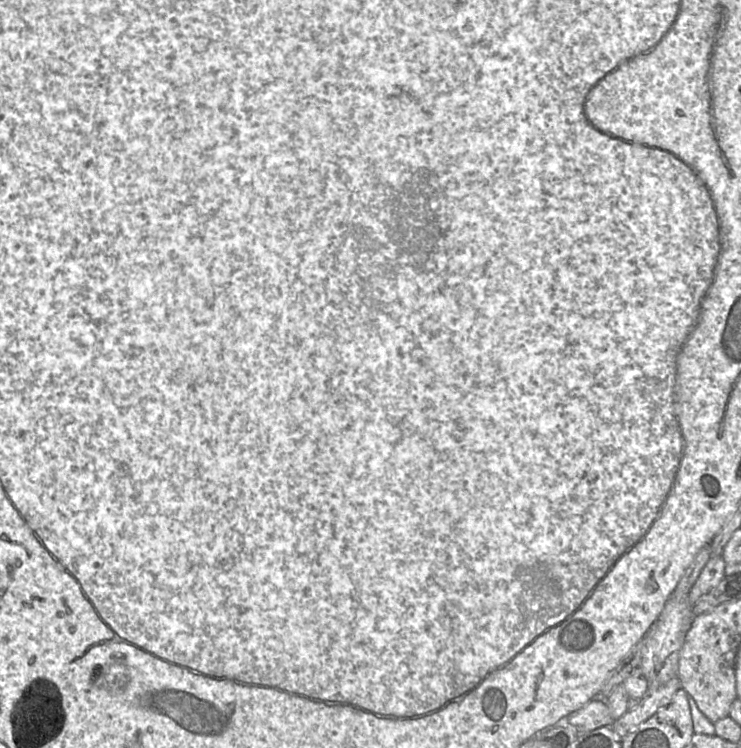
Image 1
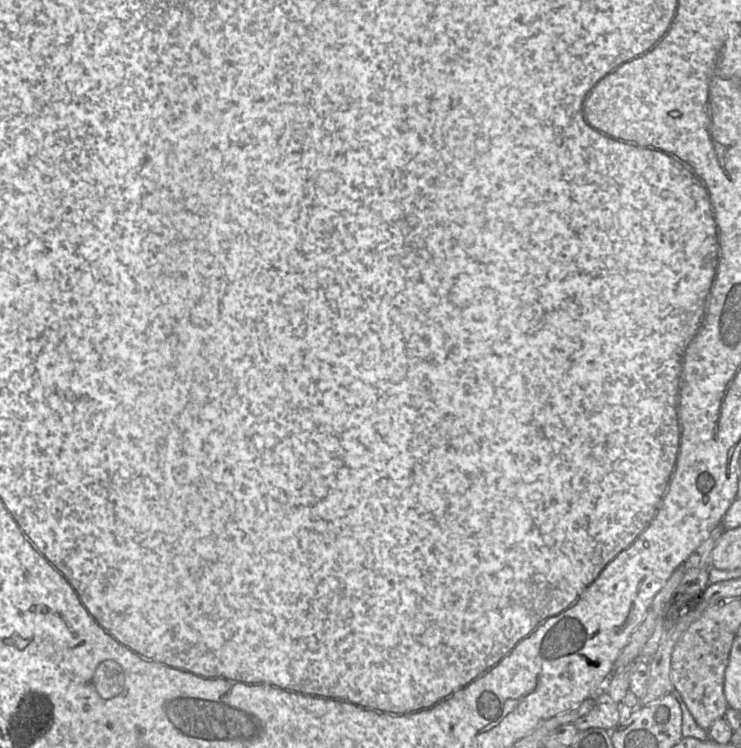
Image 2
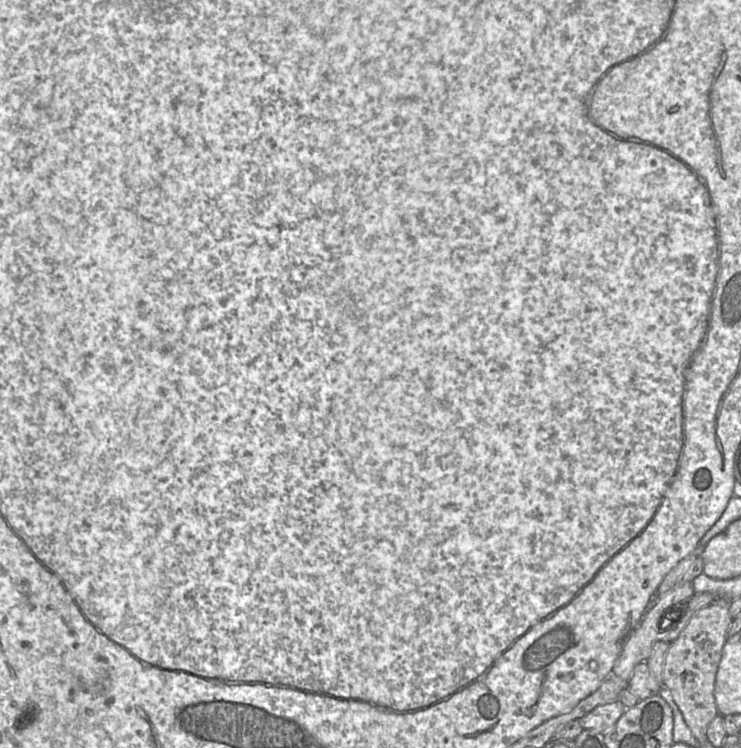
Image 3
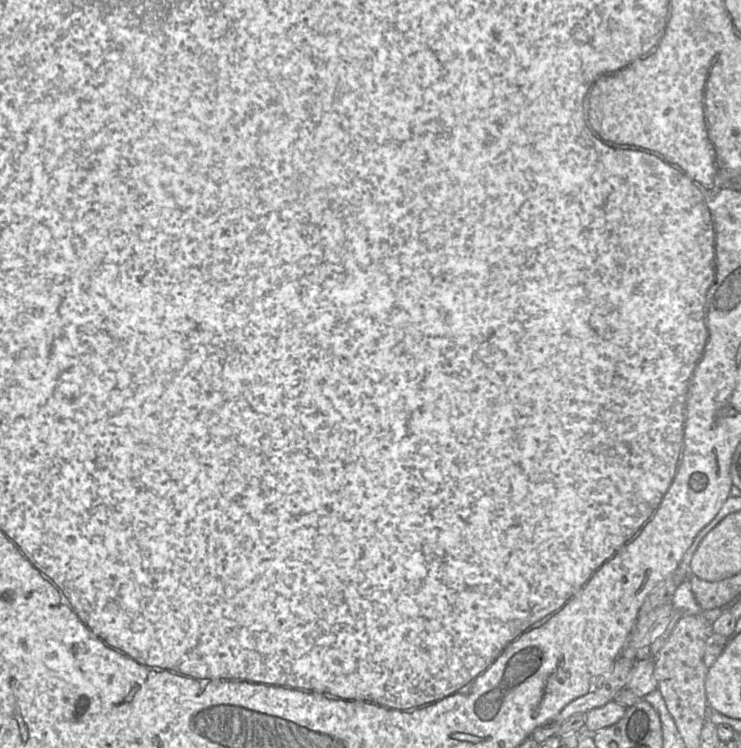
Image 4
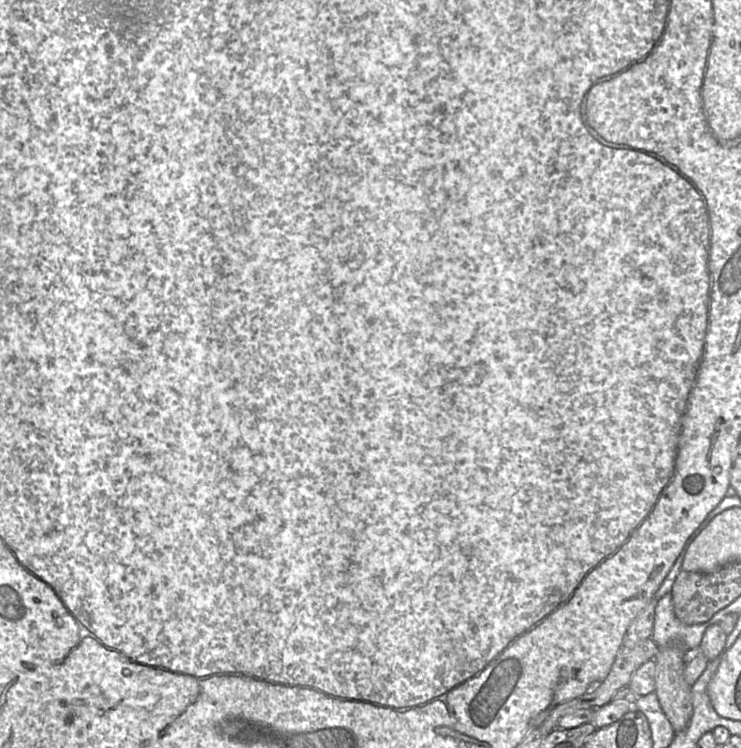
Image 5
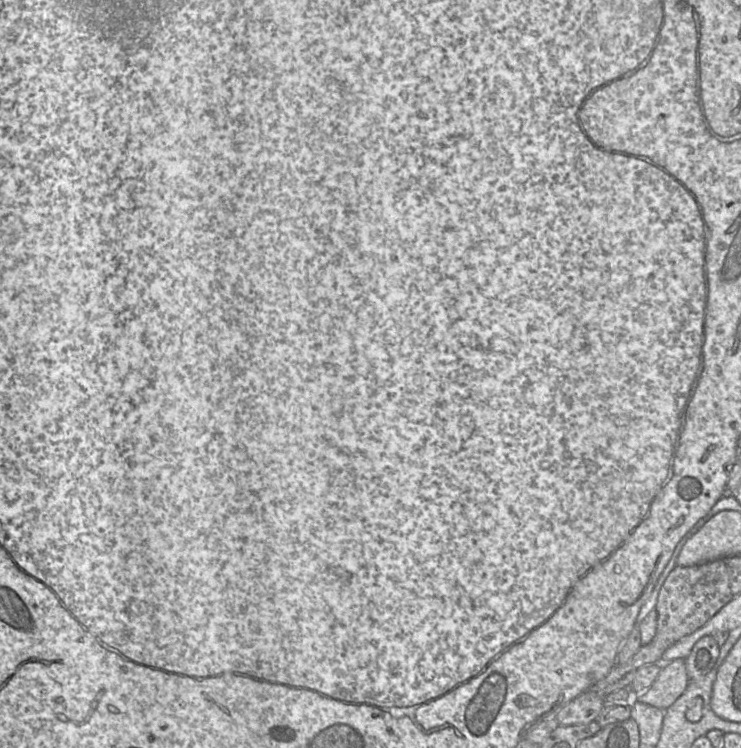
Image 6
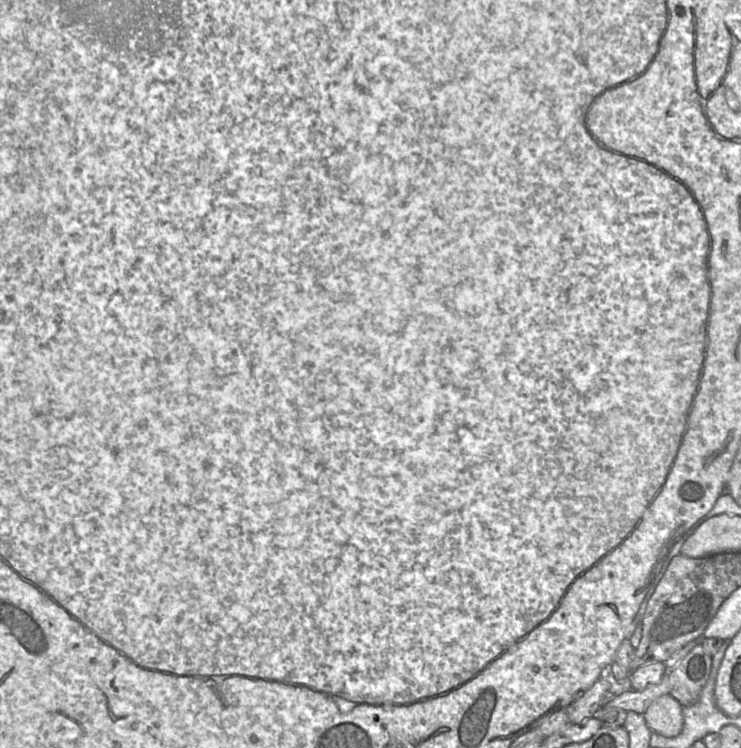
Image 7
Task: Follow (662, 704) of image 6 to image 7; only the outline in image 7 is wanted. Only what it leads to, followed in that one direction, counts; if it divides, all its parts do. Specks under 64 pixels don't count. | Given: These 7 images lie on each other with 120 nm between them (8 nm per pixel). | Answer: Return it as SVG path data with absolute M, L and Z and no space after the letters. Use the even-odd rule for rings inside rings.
M668 671L657 684L649 685L642 691L626 691L602 706L603 709L622 709L644 714L648 706L662 695L669 694Z

